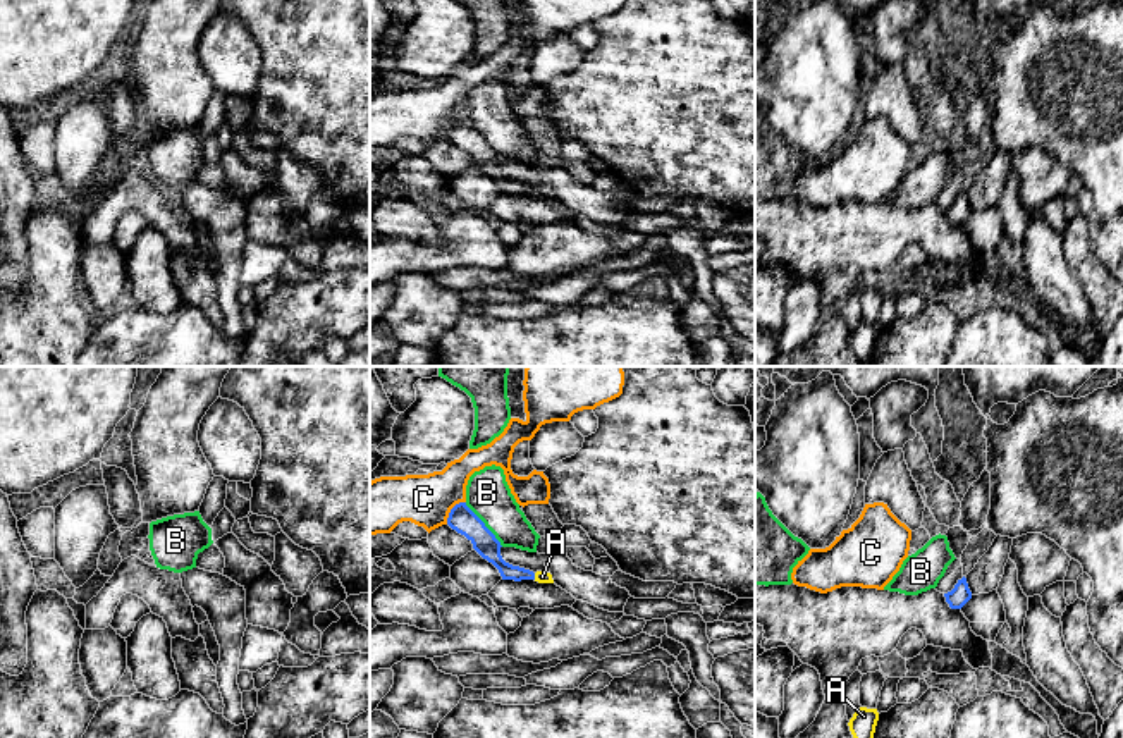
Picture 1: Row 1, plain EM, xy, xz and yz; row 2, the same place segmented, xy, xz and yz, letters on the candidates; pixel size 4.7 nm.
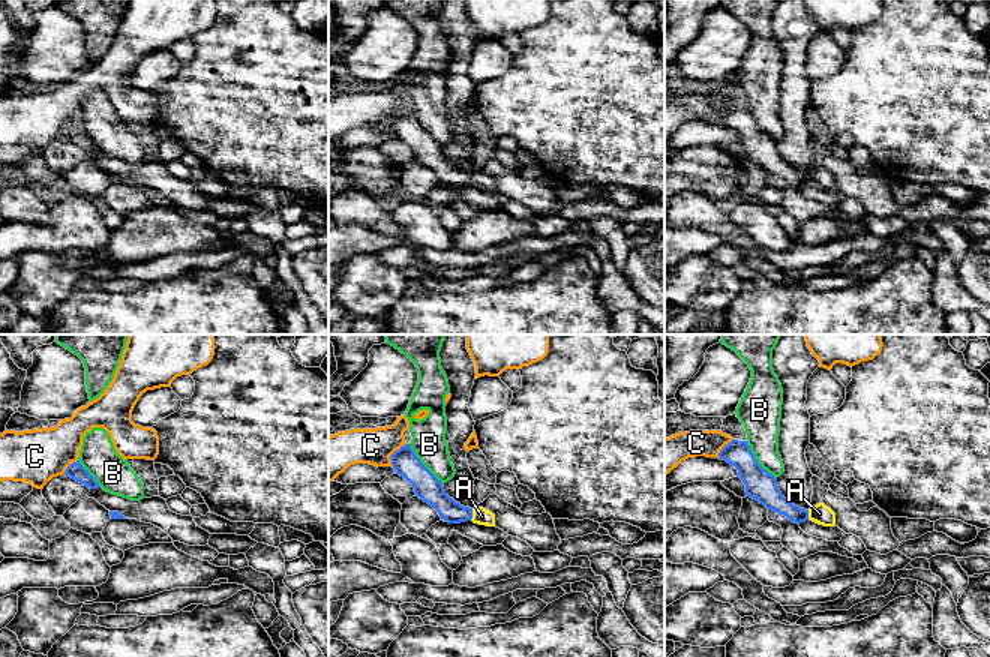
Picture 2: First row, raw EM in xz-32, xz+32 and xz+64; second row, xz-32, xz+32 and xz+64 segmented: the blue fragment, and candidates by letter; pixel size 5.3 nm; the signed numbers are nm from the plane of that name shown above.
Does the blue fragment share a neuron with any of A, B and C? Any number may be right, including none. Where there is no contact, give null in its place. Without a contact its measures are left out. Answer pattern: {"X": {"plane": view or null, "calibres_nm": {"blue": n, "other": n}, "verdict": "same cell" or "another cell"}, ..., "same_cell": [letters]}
{"A": {"plane": "xz", "calibres_nm": {"blue": 110, "other": 60}, "verdict": "same cell"}, "B": {"plane": "xz", "calibres_nm": {"blue": 120, "other": 200}, "verdict": "another cell"}, "C": {"plane": "xz", "calibres_nm": {"blue": 120, "other": 240}, "verdict": "another cell"}, "same_cell": ["A"]}

